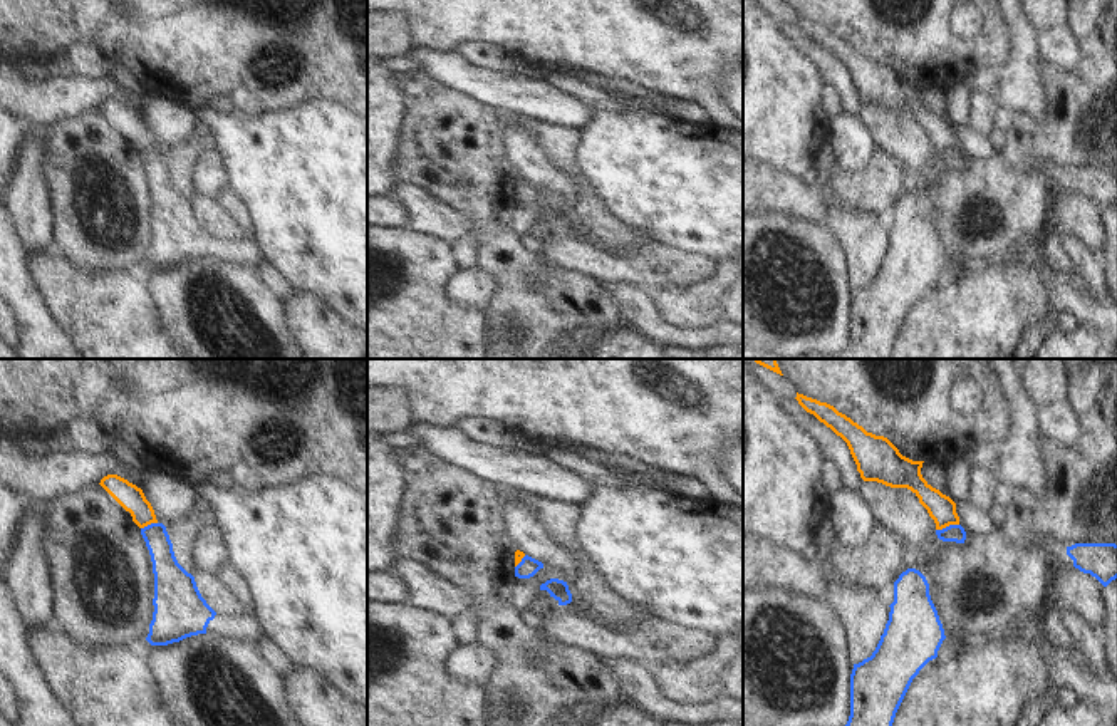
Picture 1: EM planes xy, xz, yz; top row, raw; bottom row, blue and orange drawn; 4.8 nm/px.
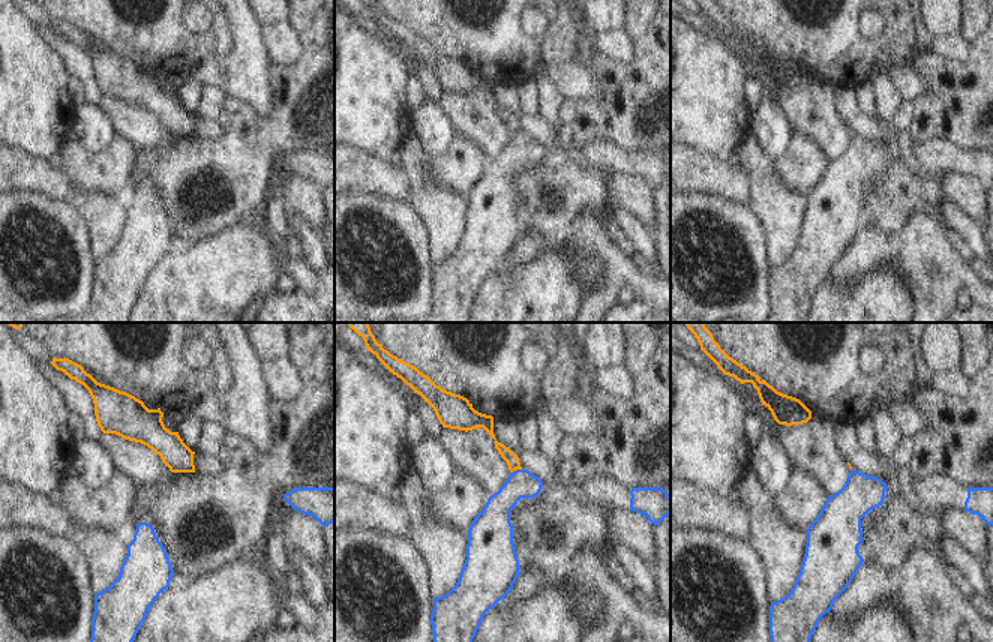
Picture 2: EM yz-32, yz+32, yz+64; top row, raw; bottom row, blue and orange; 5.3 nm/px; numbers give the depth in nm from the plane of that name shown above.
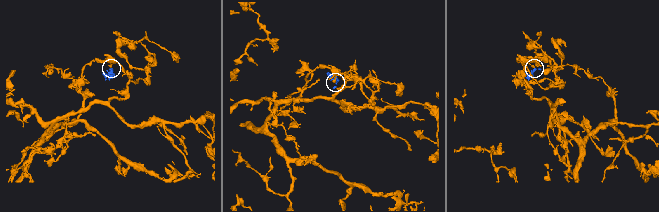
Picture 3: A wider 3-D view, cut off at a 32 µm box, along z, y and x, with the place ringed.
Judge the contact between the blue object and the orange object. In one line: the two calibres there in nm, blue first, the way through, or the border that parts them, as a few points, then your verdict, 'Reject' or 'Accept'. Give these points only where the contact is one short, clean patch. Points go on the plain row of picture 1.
Thickness 80 nm (blue) against 140 nm. Boundary: yz (958, 148), (936, 155). Reject.

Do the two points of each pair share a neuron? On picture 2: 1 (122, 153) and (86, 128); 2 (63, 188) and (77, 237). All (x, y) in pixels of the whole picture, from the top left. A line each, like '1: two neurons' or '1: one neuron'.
1: two neurons
2: two neurons

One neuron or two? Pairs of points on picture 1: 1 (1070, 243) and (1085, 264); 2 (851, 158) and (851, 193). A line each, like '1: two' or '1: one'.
1: one
2: two

